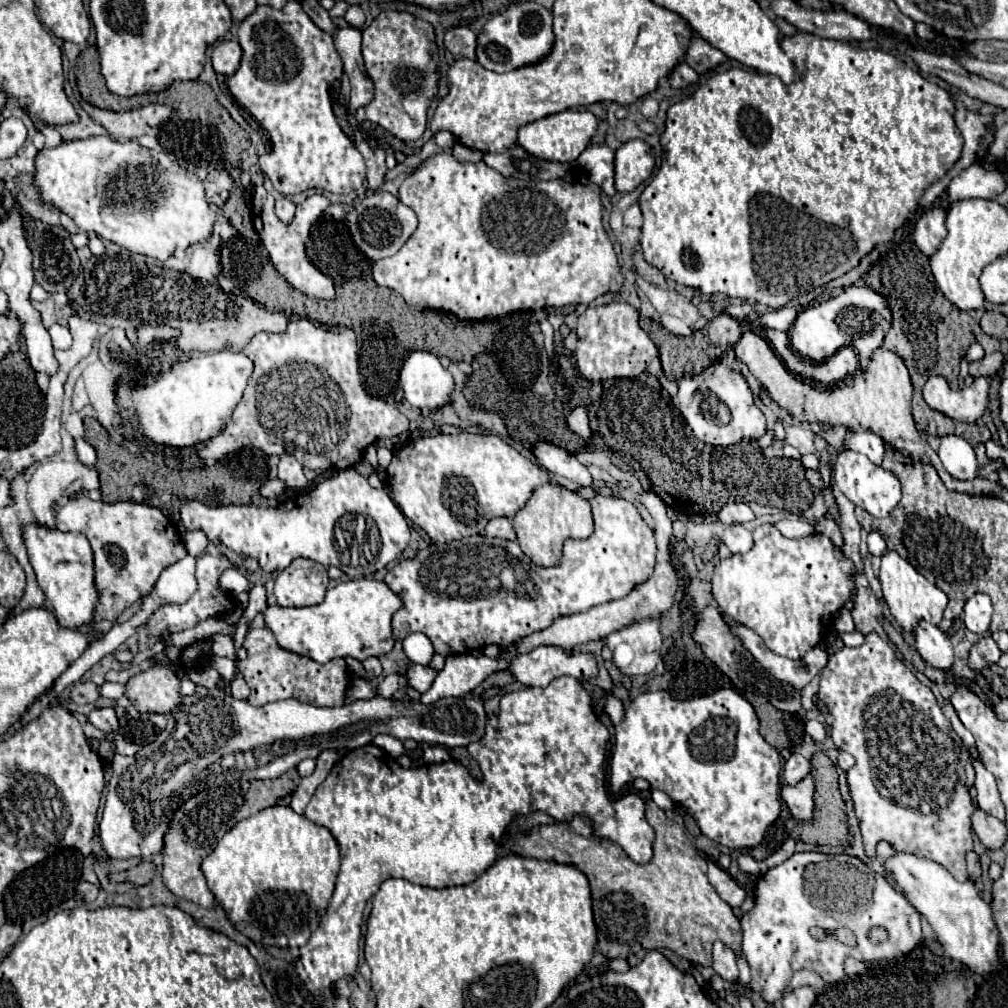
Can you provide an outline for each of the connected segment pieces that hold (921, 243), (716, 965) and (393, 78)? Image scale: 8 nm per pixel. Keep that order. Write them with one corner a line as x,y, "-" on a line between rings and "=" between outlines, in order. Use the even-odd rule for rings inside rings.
931,207
917,219
917,225
915,225
915,231
913,231
913,239
915,239
917,247
925,255
933,255
937,245
941,243
941,239
945,235
947,235
945,209
=
715,941
713,943
713,969
715,969
715,973
719,977
723,977
725,981
731,981
731,983
735,983
737,977
739,977
735,955
721,941
=
383,11
371,27
363,29
363,59
365,59
365,73
375,83
375,99
369,105
357,109
357,119
377,123
401,141
419,139
425,133
427,109
431,97
435,95
435,85
437,85
437,47
435,47
433,27
427,21
423,23
419,17
411,13

